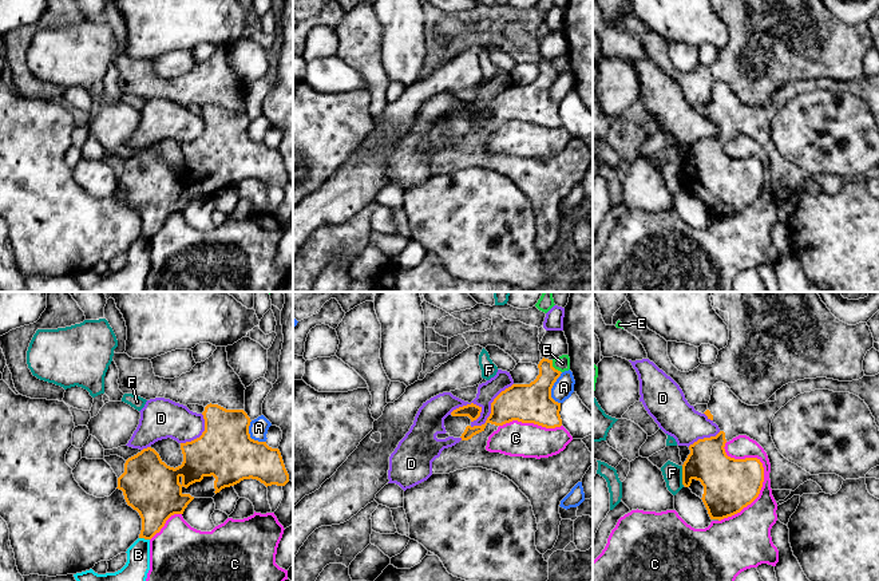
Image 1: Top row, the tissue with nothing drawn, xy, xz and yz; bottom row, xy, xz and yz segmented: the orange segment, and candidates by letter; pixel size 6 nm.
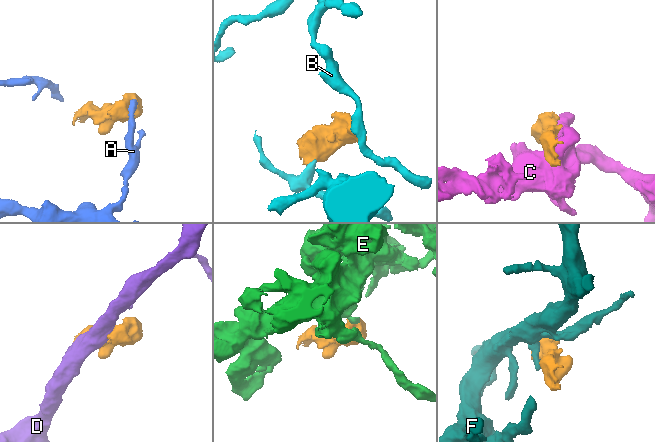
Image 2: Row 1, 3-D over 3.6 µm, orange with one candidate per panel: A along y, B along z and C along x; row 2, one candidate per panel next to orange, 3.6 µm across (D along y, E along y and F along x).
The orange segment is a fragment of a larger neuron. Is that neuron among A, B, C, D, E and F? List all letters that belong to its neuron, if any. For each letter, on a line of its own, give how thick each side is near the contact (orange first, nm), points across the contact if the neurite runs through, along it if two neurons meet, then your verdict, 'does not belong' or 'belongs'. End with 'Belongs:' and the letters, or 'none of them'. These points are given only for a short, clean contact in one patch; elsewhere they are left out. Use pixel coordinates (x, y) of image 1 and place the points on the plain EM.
A: calibres 240 and 120 nm; border xz (562, 72), (551, 89), (551, 97), (558, 103); does not belong
B: calibres 280 and 170 nm; border xy (139, 237), (149, 240); does not belong
C: calibres 320 and 200 nm; does not belong
D: calibres 240 and 120 nm; does not belong
E: calibres 240 and 90 nm; border xz (551, 60), (551, 64), (561, 72); does not belong
F: calibres 260 and 120 nm; does not belong
Belongs: none of them

